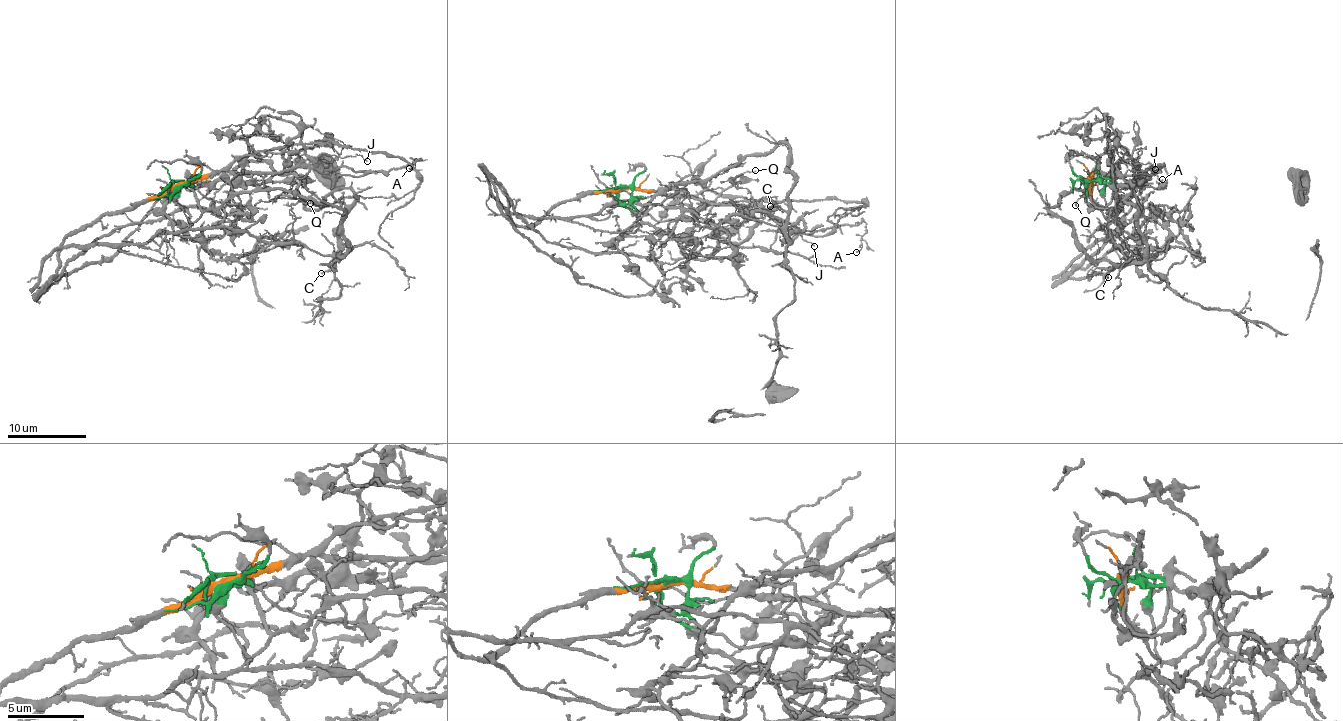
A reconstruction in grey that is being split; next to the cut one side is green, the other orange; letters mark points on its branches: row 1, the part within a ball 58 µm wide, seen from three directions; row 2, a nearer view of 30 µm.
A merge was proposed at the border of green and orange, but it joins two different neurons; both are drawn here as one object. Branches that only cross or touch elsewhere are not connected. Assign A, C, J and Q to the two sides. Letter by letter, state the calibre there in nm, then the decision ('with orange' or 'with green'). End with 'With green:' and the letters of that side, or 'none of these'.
A: 120 nm thick; with orange
C: 110 nm thick; with green
J: 110 nm thick; with orange
Q: 130 nm thick; with orange
With green: C

